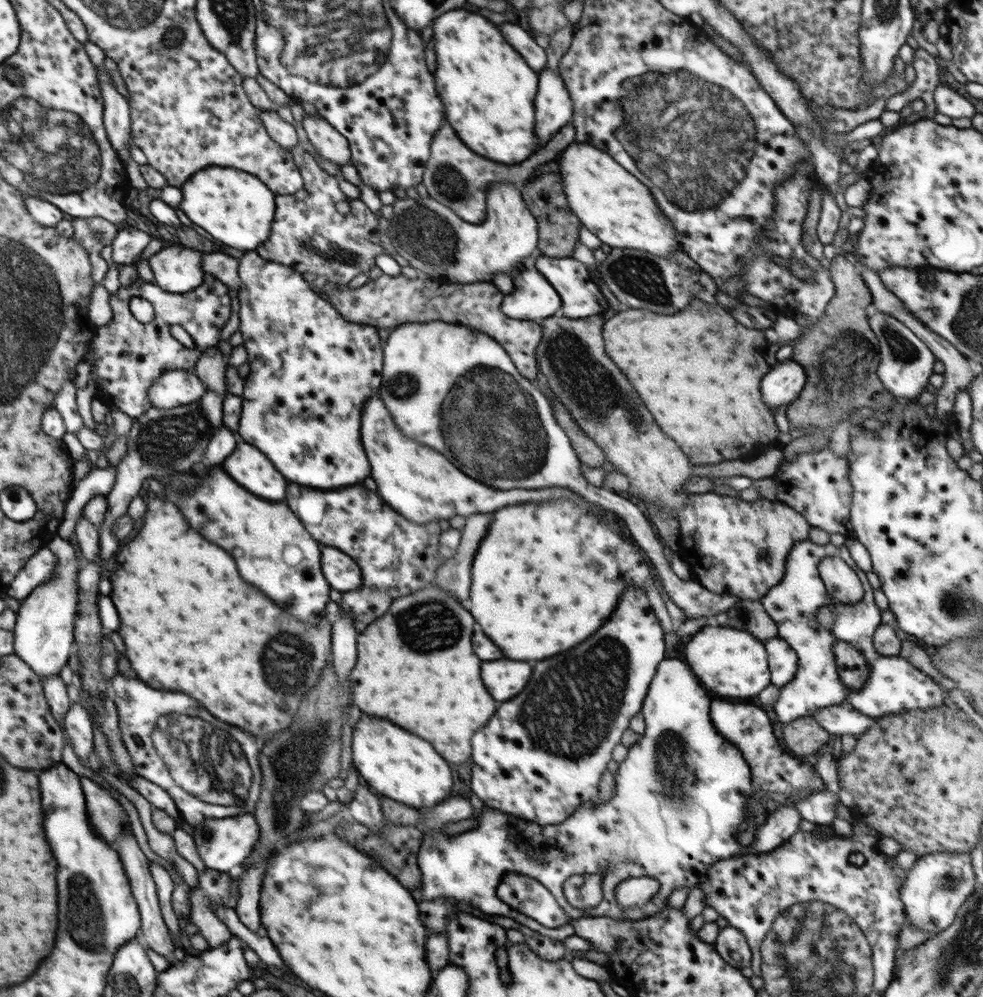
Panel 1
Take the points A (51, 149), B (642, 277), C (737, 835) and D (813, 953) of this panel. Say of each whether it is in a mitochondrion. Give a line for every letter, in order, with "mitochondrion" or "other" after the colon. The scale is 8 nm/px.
A: mitochondrion
B: mitochondrion
C: other
D: mitochondrion

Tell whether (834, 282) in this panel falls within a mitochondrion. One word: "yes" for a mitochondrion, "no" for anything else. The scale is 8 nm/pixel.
no

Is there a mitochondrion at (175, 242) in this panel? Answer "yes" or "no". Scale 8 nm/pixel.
no

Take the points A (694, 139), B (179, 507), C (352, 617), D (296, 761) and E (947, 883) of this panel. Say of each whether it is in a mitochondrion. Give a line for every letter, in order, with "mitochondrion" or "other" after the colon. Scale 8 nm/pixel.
A: mitochondrion
B: other
C: other
D: mitochondrion
E: mitochondrion

